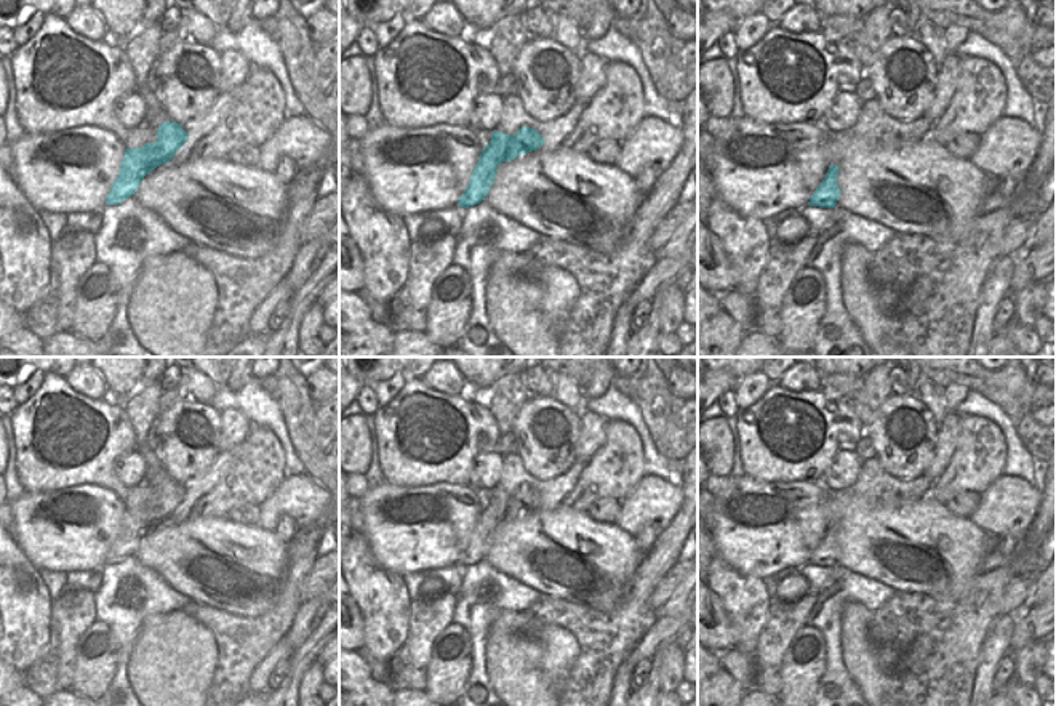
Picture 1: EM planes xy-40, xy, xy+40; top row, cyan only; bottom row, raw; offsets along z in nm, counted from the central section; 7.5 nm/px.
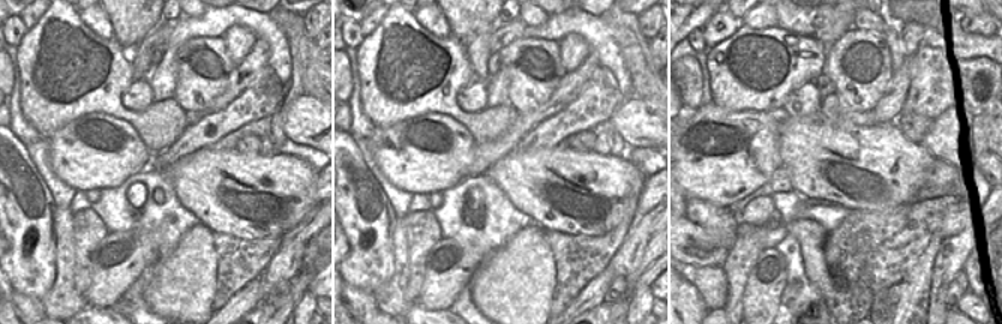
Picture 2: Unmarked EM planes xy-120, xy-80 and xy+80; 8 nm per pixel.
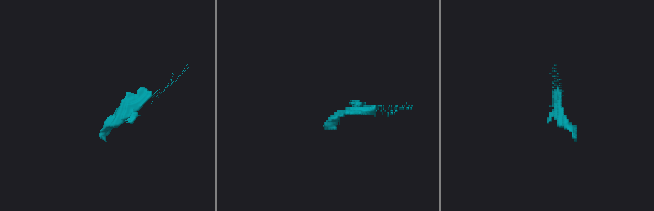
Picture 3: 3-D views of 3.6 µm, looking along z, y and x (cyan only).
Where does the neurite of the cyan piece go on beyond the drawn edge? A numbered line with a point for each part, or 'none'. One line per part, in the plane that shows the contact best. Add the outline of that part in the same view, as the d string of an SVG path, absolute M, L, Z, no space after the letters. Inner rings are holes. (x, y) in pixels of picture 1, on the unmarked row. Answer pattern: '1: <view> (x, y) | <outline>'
1: xy-40 (200, 485) | M224 450L203 475L181 482L181 487L187 491L189 498L176 509L173 515L176 520L184 520L195 503L219 483L230 469L232 456L232 450Z

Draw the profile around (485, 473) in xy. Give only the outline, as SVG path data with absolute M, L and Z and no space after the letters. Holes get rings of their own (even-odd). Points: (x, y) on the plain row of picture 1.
M490 450L477 455L470 467L472 488L494 488L502 472L502 455Z

